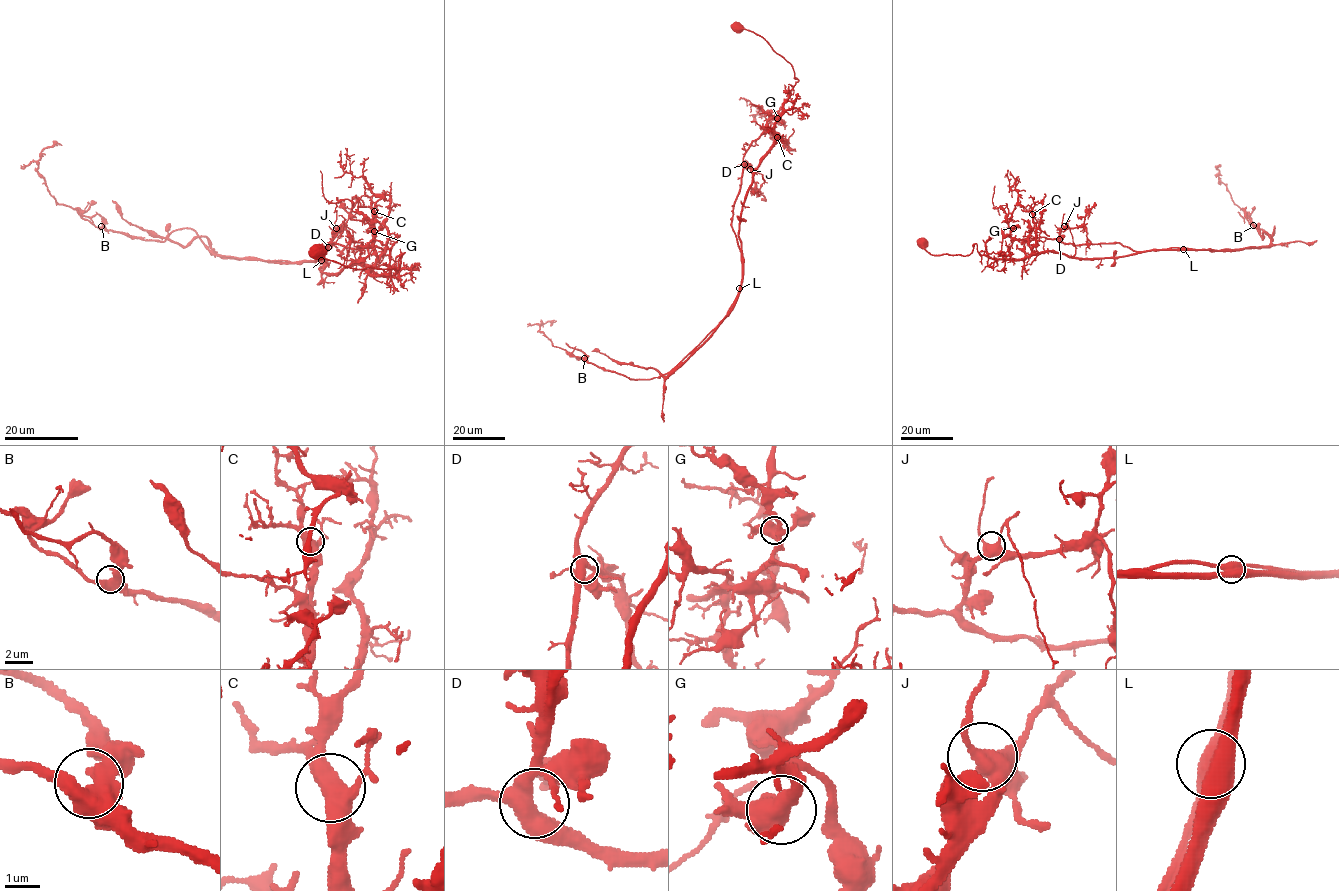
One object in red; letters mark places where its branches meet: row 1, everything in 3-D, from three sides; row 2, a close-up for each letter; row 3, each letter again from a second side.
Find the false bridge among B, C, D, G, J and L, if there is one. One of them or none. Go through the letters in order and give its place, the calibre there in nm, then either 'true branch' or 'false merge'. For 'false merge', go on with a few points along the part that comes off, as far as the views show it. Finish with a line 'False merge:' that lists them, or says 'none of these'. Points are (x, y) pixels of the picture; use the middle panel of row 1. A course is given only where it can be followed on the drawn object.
B: at (584, 358); 500 nm thick; true branch
C: at (777, 137); 480 nm thick; true branch
D: at (744, 164); 440 nm thick; true branch
G: at (777, 118); 480 nm thick; true branch
J: at (750, 169); 420 nm thick; true branch
L: at (739, 288); 550 nm thick; false merge; foreign part runs (740, 288), (714, 328), (667, 372), (647, 379), (604, 370), (554, 346), (539, 329), (540, 324), (556, 321)
False merge: L

